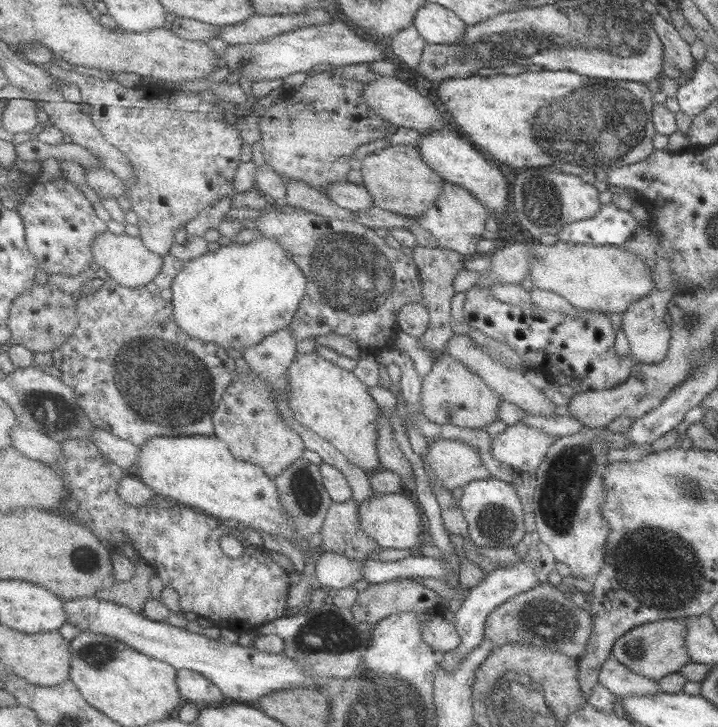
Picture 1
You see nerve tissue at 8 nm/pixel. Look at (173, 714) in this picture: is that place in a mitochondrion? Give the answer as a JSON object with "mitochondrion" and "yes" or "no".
{"mitochondrion":"no"}

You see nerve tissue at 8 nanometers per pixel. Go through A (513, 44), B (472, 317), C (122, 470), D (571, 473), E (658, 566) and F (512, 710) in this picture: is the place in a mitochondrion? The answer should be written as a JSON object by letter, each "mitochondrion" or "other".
{"A":"mitochondrion","B":"other","C":"other","D":"mitochondrion","E":"mitochondrion","F":"mitochondrion"}

